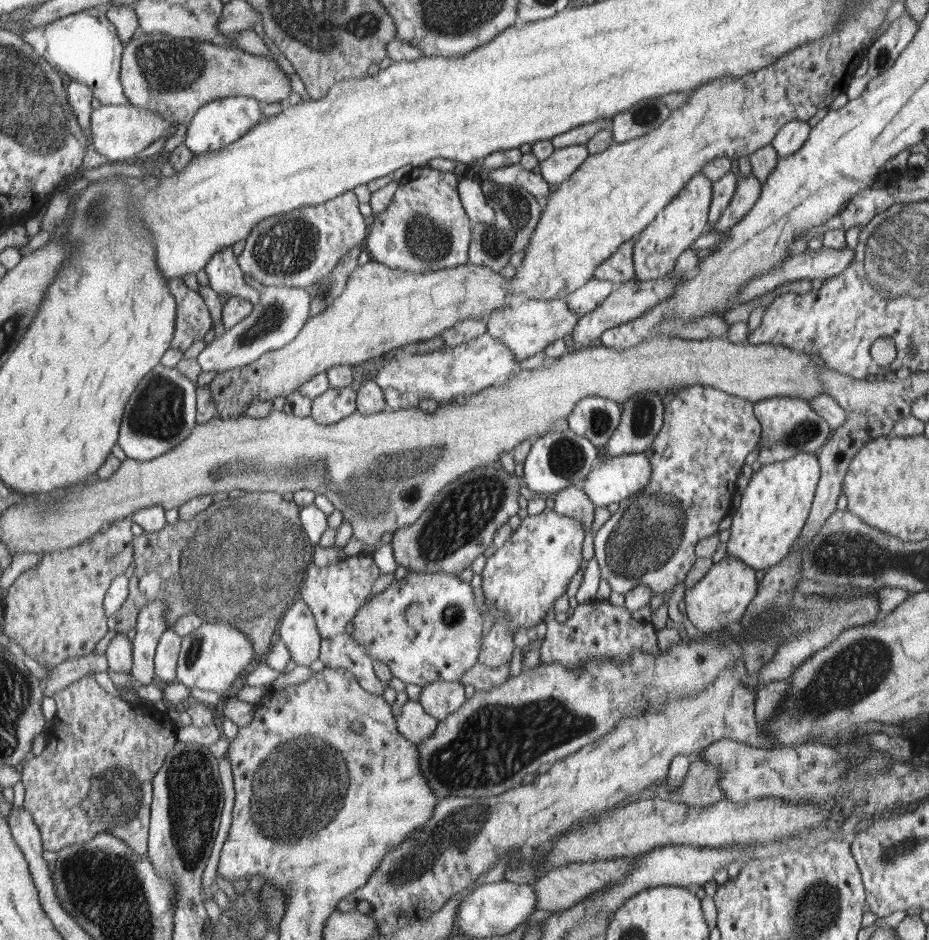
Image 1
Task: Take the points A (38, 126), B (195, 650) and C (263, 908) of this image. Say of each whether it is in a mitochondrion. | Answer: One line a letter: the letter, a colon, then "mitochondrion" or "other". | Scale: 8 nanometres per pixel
A: mitochondrion
B: mitochondrion
C: mitochondrion

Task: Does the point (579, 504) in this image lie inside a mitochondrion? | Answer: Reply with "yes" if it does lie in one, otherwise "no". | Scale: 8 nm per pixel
no

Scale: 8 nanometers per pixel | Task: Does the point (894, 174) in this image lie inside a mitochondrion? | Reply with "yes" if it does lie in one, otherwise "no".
no

